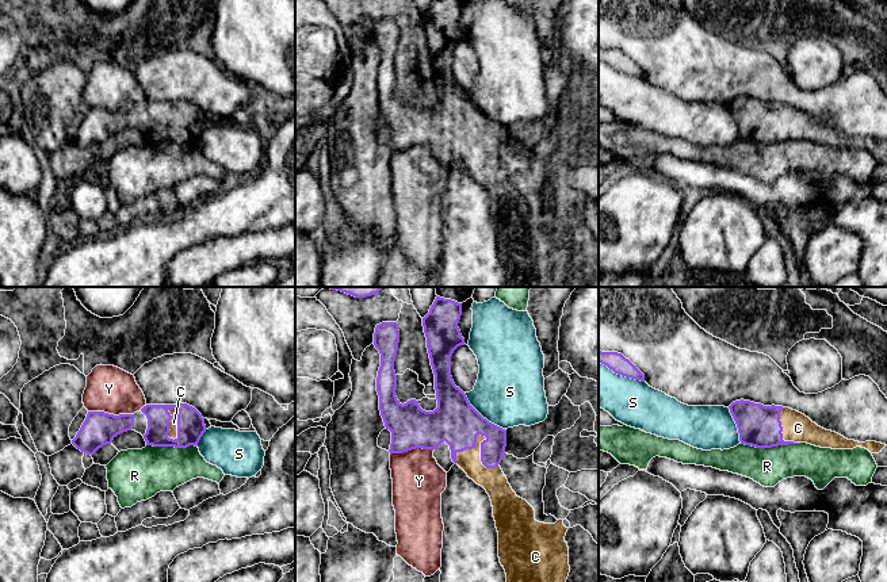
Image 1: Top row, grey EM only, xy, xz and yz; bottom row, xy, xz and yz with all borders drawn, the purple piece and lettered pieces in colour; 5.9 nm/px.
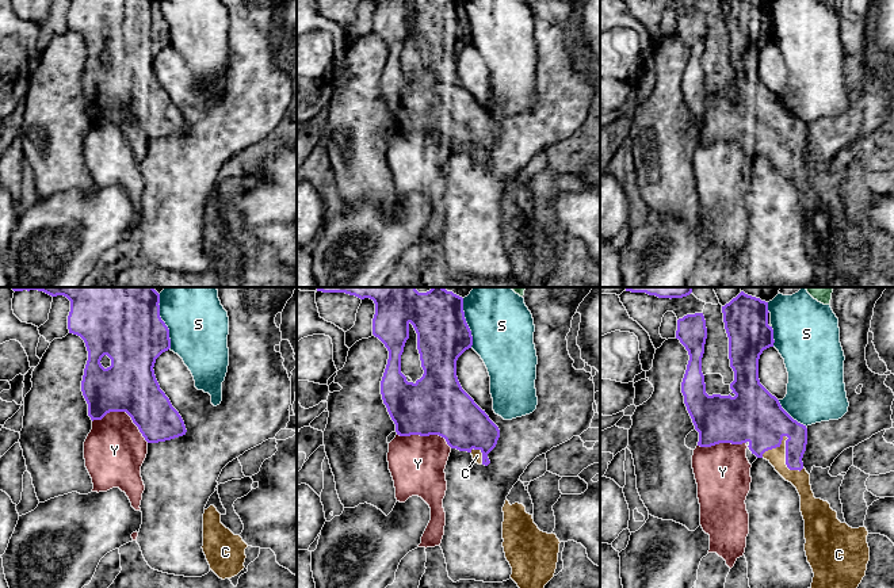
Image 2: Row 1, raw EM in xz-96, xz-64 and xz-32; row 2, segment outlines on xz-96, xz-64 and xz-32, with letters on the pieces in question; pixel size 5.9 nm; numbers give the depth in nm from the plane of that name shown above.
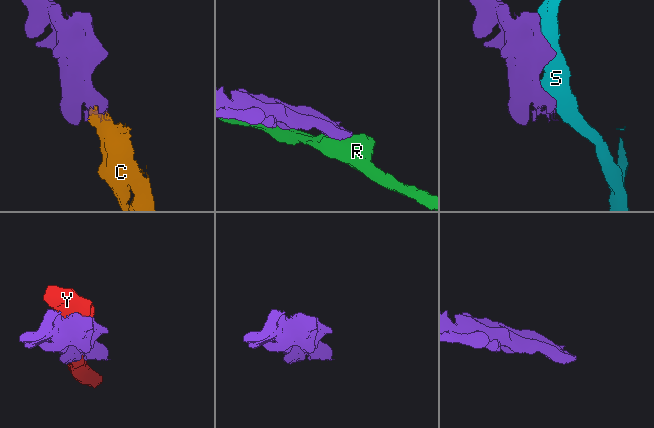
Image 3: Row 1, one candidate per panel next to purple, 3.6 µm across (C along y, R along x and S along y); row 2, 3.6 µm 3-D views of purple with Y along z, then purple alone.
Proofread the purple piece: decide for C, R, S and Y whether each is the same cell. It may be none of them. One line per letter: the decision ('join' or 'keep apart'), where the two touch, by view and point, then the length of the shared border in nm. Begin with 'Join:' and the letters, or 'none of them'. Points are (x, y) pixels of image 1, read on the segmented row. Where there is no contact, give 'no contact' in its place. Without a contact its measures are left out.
Join: C
C: join; contact xz (484, 440); length 280 nm
R: keep apart; contact yz (771, 447); length 360 nm
S: keep apart; contact xz (481, 416); length 340 nm
Y: keep apart; contact xy (111, 414); length 280 nm

